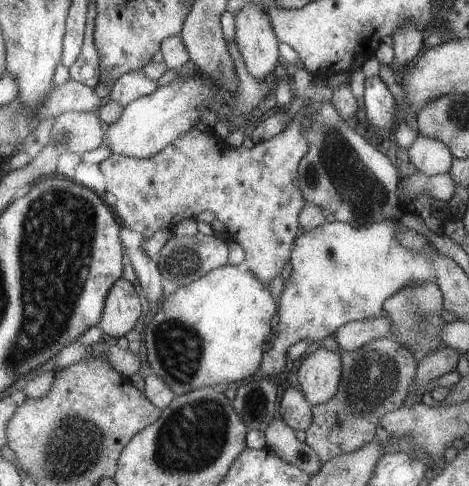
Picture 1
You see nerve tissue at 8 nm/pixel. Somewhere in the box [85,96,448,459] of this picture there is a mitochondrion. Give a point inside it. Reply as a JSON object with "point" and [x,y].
{"point":[338,172]}

